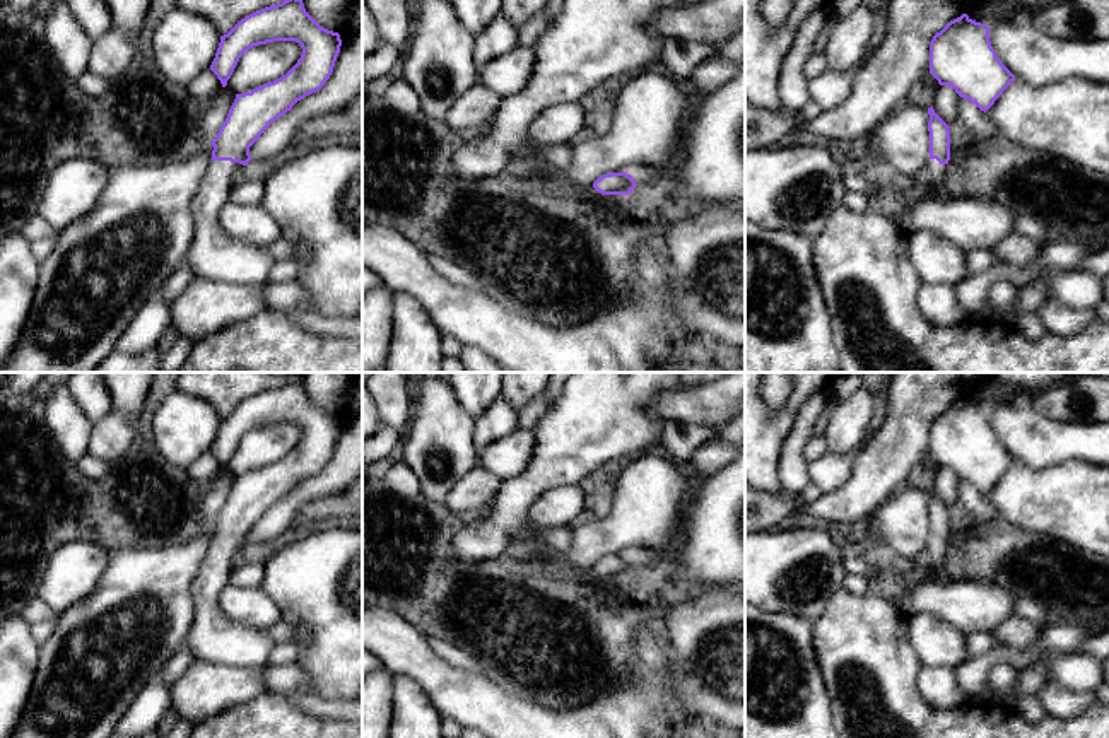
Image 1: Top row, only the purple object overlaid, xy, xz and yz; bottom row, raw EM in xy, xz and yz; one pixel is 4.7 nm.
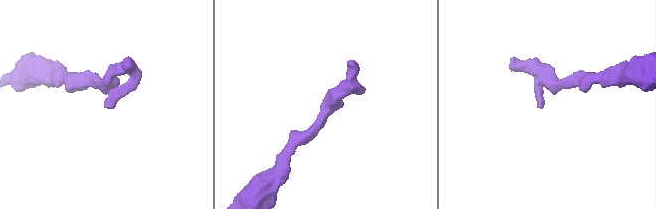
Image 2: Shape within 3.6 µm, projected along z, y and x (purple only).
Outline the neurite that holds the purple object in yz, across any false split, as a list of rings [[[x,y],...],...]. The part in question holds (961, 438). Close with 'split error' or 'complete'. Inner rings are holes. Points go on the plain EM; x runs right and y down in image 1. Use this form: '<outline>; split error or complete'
[[[967,396],[950,403],[930,425],[930,456],[988,494],[1015,458],[1000,444],[989,410]]]; complete

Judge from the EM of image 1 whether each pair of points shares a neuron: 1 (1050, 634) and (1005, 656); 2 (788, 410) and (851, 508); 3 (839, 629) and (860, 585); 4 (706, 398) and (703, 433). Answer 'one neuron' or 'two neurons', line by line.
1: one neuron
2: two neurons
3: two neurons
4: two neurons

